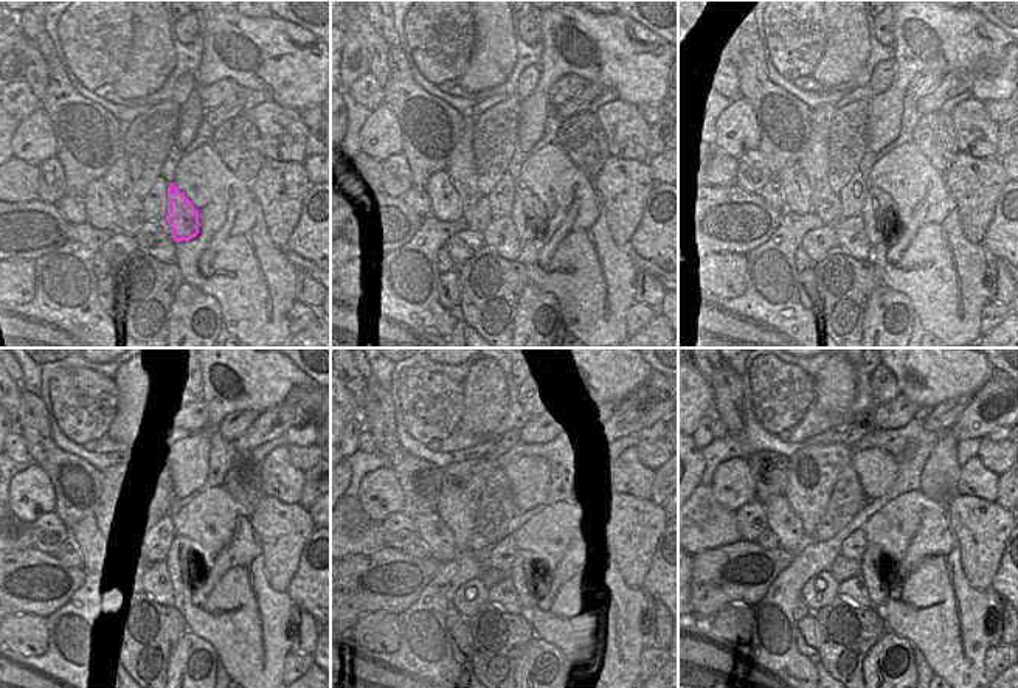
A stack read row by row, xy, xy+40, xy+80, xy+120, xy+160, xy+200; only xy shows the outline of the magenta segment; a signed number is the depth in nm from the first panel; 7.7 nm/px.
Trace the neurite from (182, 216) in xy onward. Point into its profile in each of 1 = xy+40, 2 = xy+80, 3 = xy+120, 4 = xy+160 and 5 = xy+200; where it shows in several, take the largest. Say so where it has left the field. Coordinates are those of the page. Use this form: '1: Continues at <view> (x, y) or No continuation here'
1: Continues at xy+40 (526, 202)
2: Continues at xy+80 (877, 201)
3: Continues at xy+120 (182, 549)
4: Continues at xy+160 (525, 581)
5: Continues at xy+200 (872, 570)

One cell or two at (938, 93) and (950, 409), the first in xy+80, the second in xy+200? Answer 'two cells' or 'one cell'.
two cells

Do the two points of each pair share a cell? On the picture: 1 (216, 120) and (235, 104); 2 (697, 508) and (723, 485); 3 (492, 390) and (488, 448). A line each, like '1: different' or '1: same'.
1: same
2: different
3: different

